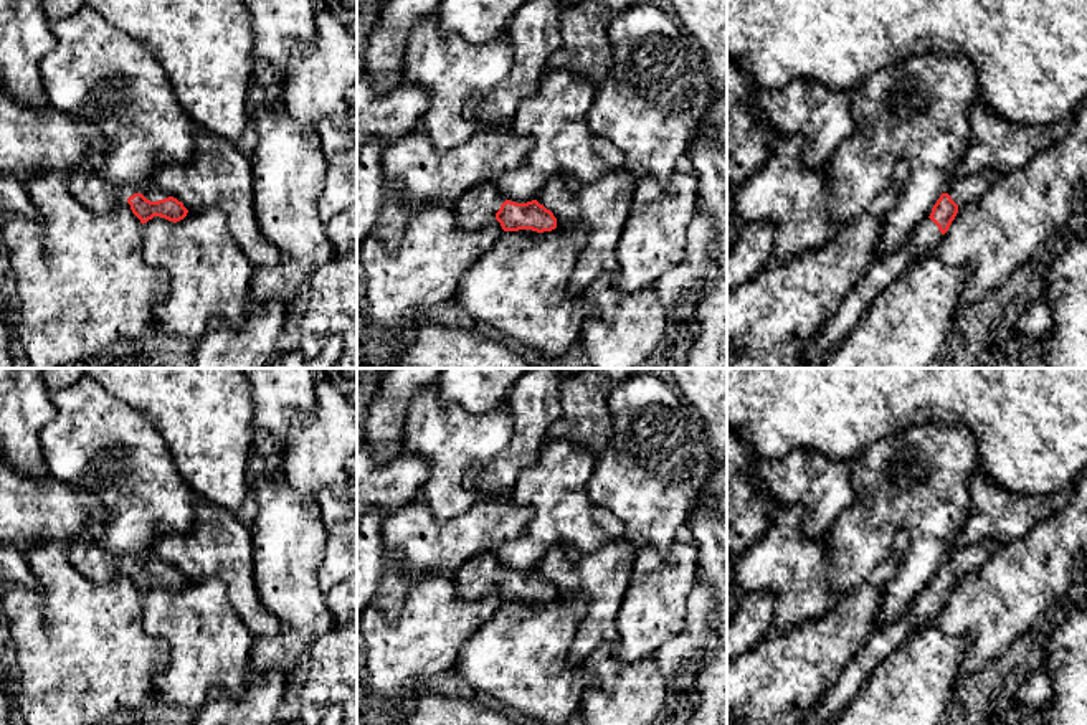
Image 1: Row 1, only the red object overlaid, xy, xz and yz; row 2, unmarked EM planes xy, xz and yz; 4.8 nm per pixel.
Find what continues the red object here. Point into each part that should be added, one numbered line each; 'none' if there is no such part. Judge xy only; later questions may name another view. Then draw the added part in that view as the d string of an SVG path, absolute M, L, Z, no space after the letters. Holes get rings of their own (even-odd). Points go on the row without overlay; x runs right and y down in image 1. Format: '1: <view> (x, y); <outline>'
1: xy (152, 562); M150 550L142 560L140 563L150 570L150 571L159 571L164 568L169 568L170 565L165 563L154 550Z

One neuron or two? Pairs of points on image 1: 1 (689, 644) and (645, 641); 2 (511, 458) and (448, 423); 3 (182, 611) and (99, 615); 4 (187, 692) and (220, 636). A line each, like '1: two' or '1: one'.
1: two
2: two
3: two
4: one

